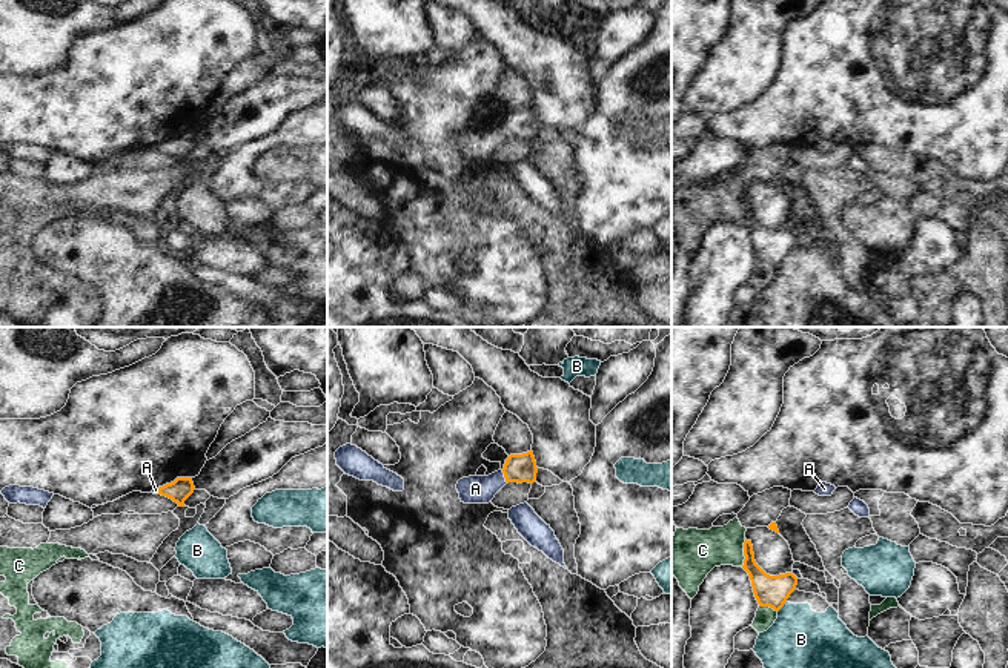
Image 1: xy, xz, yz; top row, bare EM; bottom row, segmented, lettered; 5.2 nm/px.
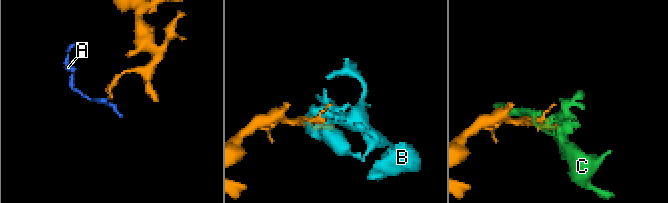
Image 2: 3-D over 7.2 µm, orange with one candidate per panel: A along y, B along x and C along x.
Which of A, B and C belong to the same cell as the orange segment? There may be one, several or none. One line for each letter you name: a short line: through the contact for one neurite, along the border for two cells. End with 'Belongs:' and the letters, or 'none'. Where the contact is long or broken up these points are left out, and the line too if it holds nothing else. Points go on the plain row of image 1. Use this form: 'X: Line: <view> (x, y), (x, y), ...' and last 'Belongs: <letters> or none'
A: Line: xz (520, 125), (504, 132), (483, 145), (475, 145)
Belongs: A.

